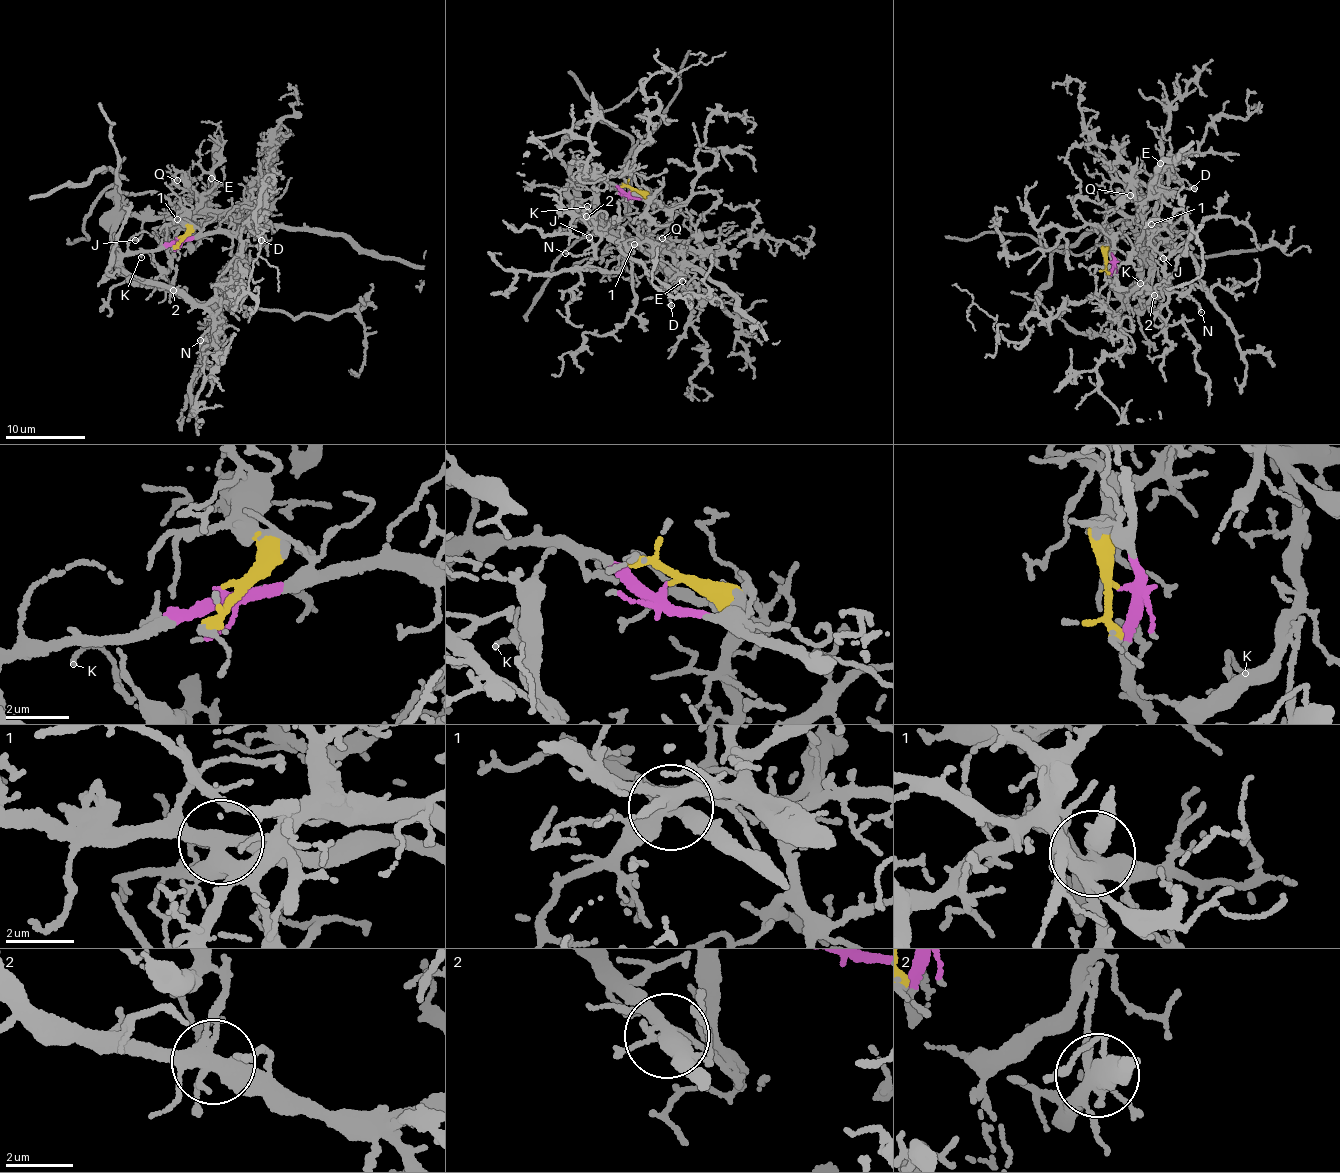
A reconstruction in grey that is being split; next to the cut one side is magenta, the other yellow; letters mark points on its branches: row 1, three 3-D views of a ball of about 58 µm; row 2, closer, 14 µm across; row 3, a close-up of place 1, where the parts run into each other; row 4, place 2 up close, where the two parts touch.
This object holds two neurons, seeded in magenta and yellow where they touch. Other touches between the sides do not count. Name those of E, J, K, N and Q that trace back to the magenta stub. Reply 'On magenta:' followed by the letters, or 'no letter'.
On magenta: J, N

